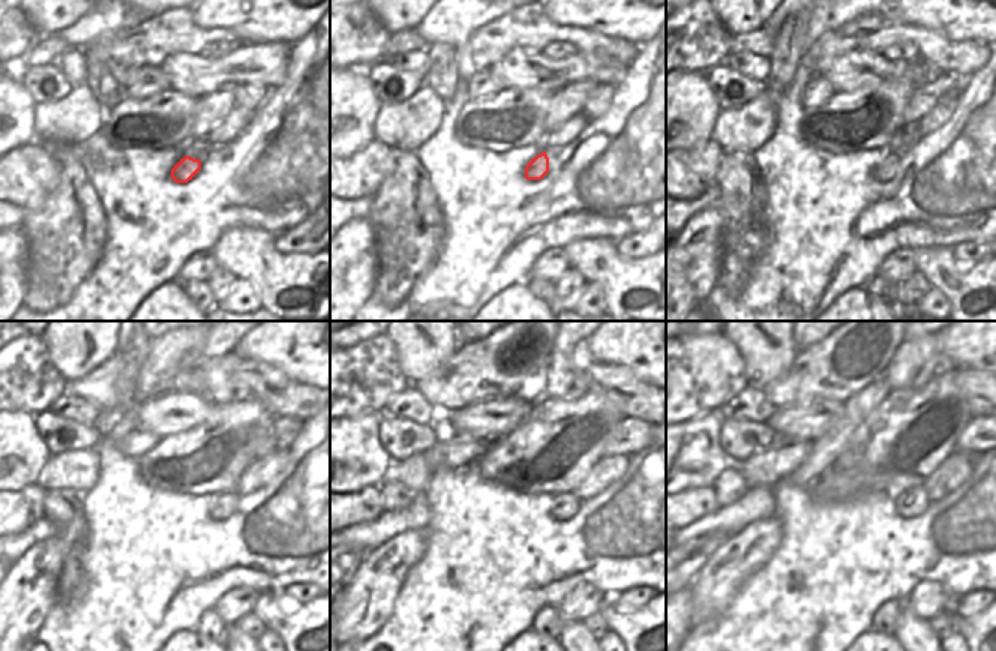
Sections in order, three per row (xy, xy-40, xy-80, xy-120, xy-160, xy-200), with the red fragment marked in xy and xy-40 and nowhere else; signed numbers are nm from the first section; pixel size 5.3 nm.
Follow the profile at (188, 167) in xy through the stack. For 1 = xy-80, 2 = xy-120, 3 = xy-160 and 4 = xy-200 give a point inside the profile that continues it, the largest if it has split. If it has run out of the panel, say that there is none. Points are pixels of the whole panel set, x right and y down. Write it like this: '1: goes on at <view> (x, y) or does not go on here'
1: goes on at xy-80 (887, 168)
2: goes on at xy-120 (225, 504)
3: goes on at xy-160 (564, 506)
4: goes on at xy-200 (911, 503)

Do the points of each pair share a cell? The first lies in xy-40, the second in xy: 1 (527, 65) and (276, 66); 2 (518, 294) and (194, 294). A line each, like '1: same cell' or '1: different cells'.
1: same cell
2: different cells

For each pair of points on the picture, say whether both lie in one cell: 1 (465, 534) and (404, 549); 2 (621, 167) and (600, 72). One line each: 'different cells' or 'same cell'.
1: different cells
2: different cells

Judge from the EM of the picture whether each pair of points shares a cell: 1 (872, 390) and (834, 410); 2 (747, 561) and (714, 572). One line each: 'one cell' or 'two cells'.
1: two cells
2: one cell

